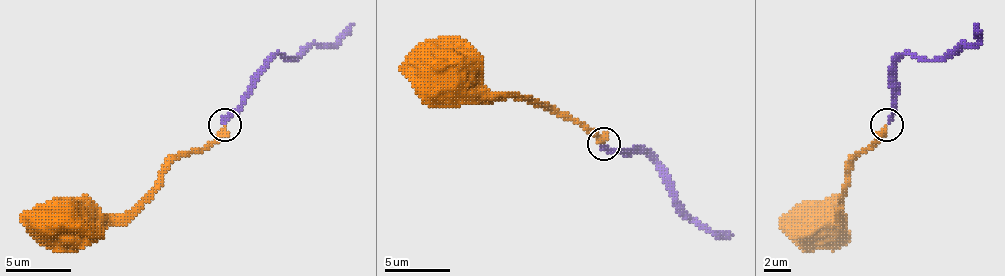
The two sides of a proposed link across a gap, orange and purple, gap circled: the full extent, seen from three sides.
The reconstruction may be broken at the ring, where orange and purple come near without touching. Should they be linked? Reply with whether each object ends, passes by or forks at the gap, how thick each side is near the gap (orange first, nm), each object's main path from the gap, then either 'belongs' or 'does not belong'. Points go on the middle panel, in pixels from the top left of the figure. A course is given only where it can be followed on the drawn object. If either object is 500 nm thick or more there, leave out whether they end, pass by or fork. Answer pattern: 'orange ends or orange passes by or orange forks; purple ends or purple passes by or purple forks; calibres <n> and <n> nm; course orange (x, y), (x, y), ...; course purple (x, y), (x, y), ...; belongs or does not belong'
orange ends; purple ends; calibres 340 and 240 nm; course orange (604, 142), (591, 129), (558, 116), (548, 106), (508, 96), (446, 73); course purple (604, 146), (640, 149), (653, 162), (676, 202), (693, 218), (716, 235), (732, 235); does not belong

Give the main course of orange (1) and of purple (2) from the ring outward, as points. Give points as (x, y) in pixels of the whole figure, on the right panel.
1: (885, 126), (849, 165), (839, 212), (816, 225)
2: (889, 123), (892, 67), (905, 54), (945, 60), (961, 44), (978, 40), (978, 24)

